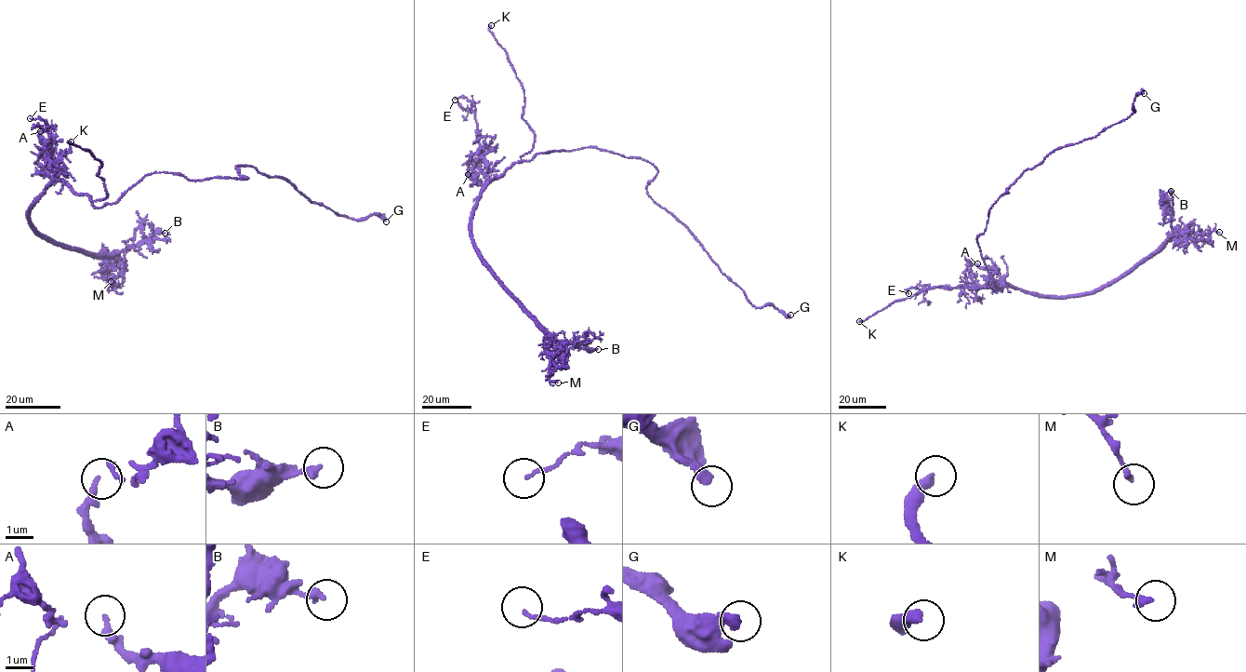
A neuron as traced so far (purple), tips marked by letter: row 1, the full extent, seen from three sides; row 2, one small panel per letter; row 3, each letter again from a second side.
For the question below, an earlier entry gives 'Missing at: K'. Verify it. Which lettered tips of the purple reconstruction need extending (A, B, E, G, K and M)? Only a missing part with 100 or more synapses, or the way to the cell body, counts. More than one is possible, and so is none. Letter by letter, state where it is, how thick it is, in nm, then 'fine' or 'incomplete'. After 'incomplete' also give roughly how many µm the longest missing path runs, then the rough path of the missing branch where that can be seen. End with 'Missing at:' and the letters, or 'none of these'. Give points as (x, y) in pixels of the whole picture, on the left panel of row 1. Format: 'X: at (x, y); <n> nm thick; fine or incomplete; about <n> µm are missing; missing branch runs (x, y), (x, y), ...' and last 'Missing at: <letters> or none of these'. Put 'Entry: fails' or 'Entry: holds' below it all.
A: at (40, 131); 160 nm thick; fine
B: at (165, 233); 280 nm thick; fine
E: at (30, 118); 120 nm thick; fine
G: at (386, 221); 360 nm thick; fine
K: at (71, 141); 360 nm thick; incomplete; about 20 µm are missing; missing branch runs (71, 141), (89, 144), (107, 133), (115, 131)
M: at (111, 281); 200 nm thick; fine
Missing at: K
Entry: holds

